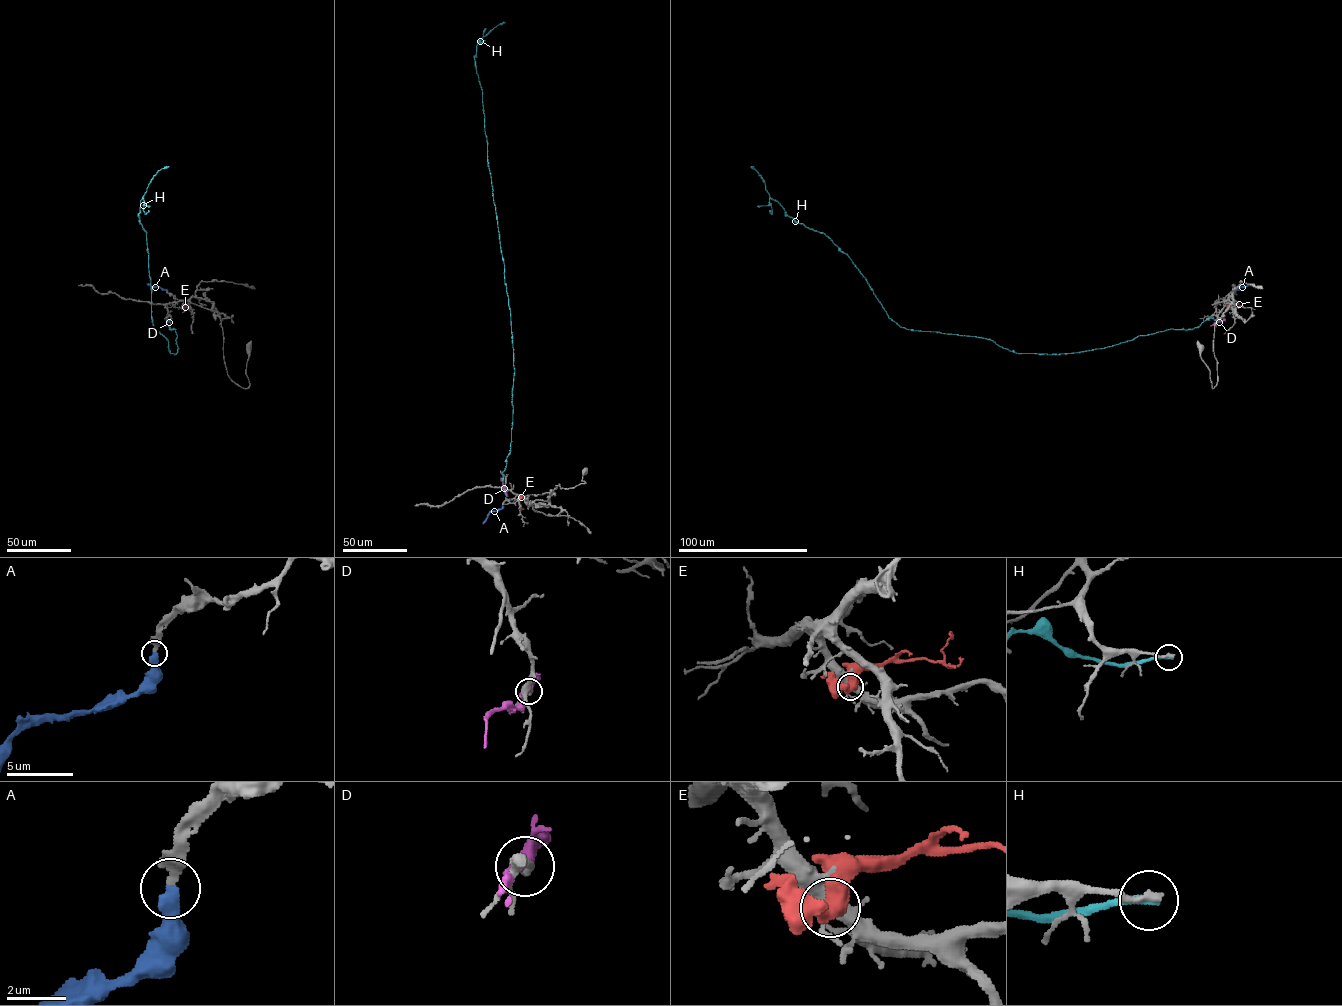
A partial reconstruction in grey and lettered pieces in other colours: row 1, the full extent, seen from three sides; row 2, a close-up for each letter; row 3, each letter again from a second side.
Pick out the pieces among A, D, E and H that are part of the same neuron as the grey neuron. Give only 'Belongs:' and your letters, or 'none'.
Belongs: A

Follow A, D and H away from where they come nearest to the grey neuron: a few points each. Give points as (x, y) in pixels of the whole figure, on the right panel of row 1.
A: (1234, 291), (1252, 284)
D: (1224, 320), (1210, 326)
H: (1225, 320), (1058, 354), (908, 329), (888, 317), (846, 254), (790, 217), (751, 166)

